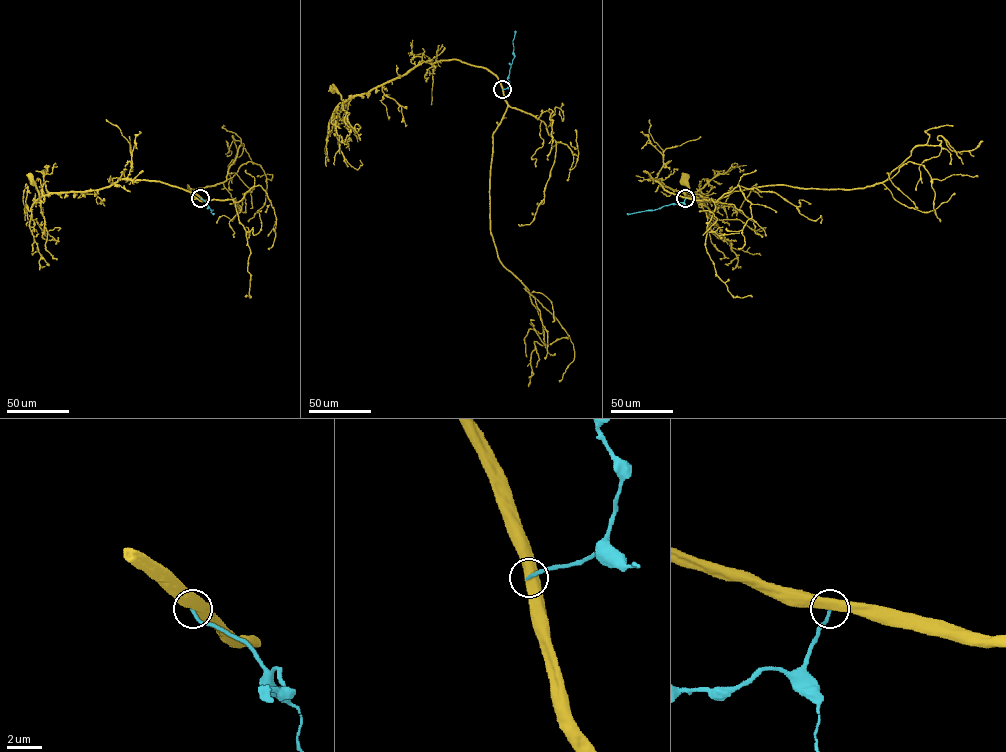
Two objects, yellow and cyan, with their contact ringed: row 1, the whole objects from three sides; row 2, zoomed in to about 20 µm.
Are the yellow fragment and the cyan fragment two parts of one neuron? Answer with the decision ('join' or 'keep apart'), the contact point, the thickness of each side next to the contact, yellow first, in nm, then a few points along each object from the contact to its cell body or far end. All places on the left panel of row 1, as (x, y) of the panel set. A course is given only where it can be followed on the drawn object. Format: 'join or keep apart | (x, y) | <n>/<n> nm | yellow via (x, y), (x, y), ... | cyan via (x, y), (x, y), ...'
keep apart | (200, 198) | 550/160 nm | yellow via (200, 198), (158, 181), (119, 179), (99, 189), (50, 193), (39, 197), (30, 177) | cyan via (200, 198), (213, 213)

